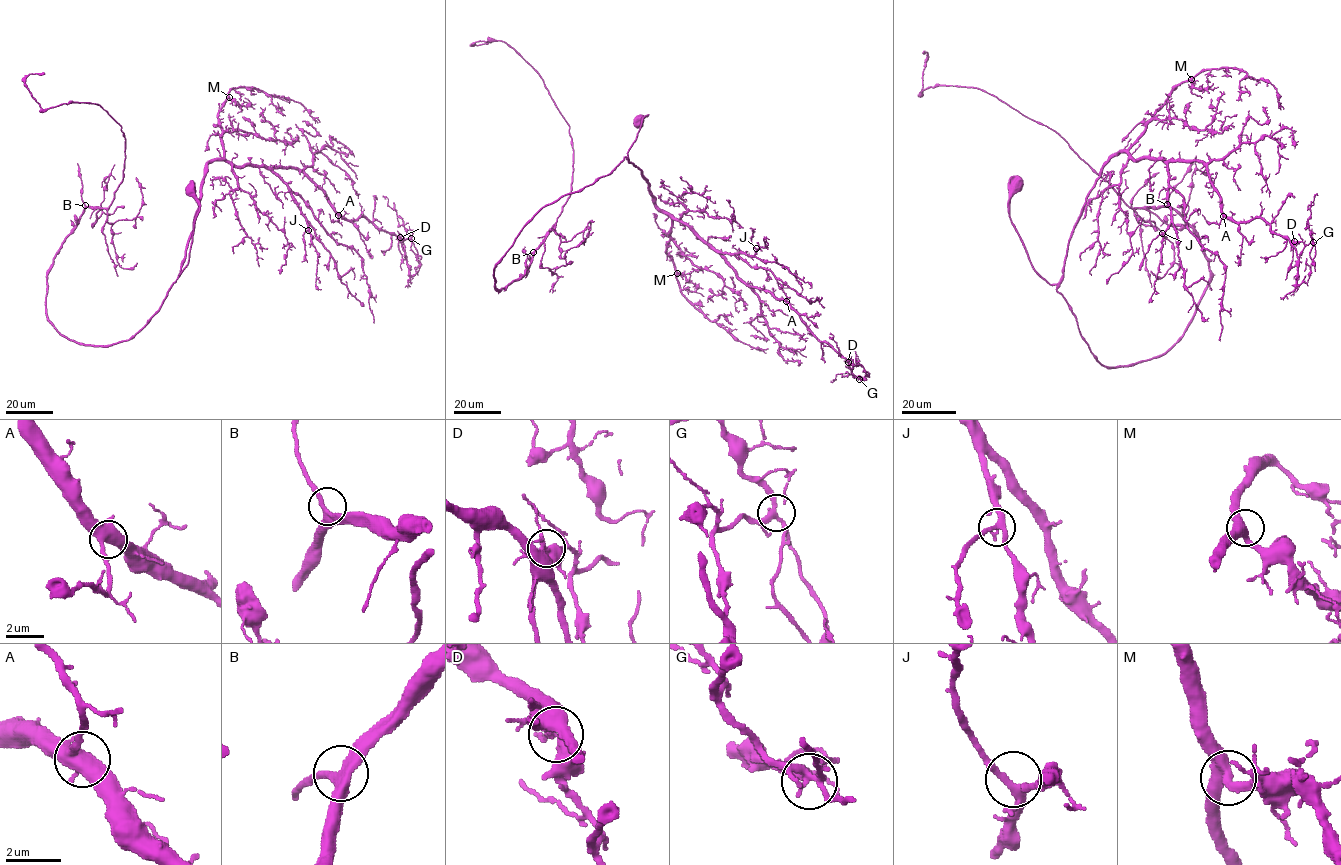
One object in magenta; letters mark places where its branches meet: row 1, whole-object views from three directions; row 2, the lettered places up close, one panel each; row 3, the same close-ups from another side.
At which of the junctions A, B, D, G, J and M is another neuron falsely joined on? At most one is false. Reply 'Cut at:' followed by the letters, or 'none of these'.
Cut at: D

